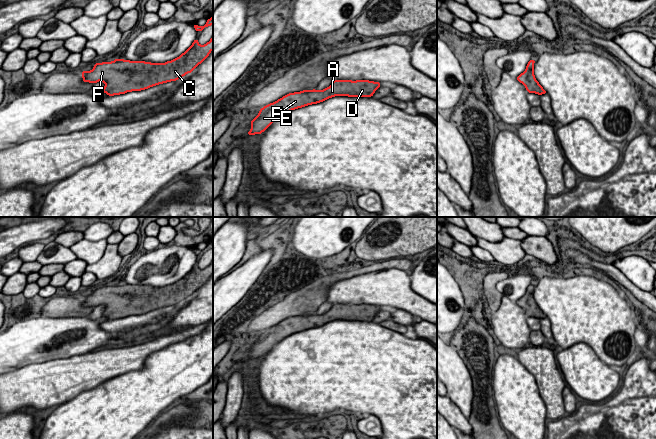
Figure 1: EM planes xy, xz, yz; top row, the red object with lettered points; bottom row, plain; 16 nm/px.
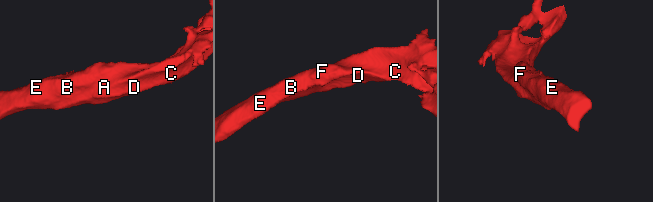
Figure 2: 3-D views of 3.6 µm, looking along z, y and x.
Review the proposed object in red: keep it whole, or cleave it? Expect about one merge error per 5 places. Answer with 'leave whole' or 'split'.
leave whole

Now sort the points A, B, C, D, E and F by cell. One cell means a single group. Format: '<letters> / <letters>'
A B C D E F

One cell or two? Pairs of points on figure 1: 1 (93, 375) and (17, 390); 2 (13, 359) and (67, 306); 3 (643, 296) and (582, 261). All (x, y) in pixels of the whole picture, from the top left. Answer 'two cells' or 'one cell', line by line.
1: one cell
2: two cells
3: one cell

